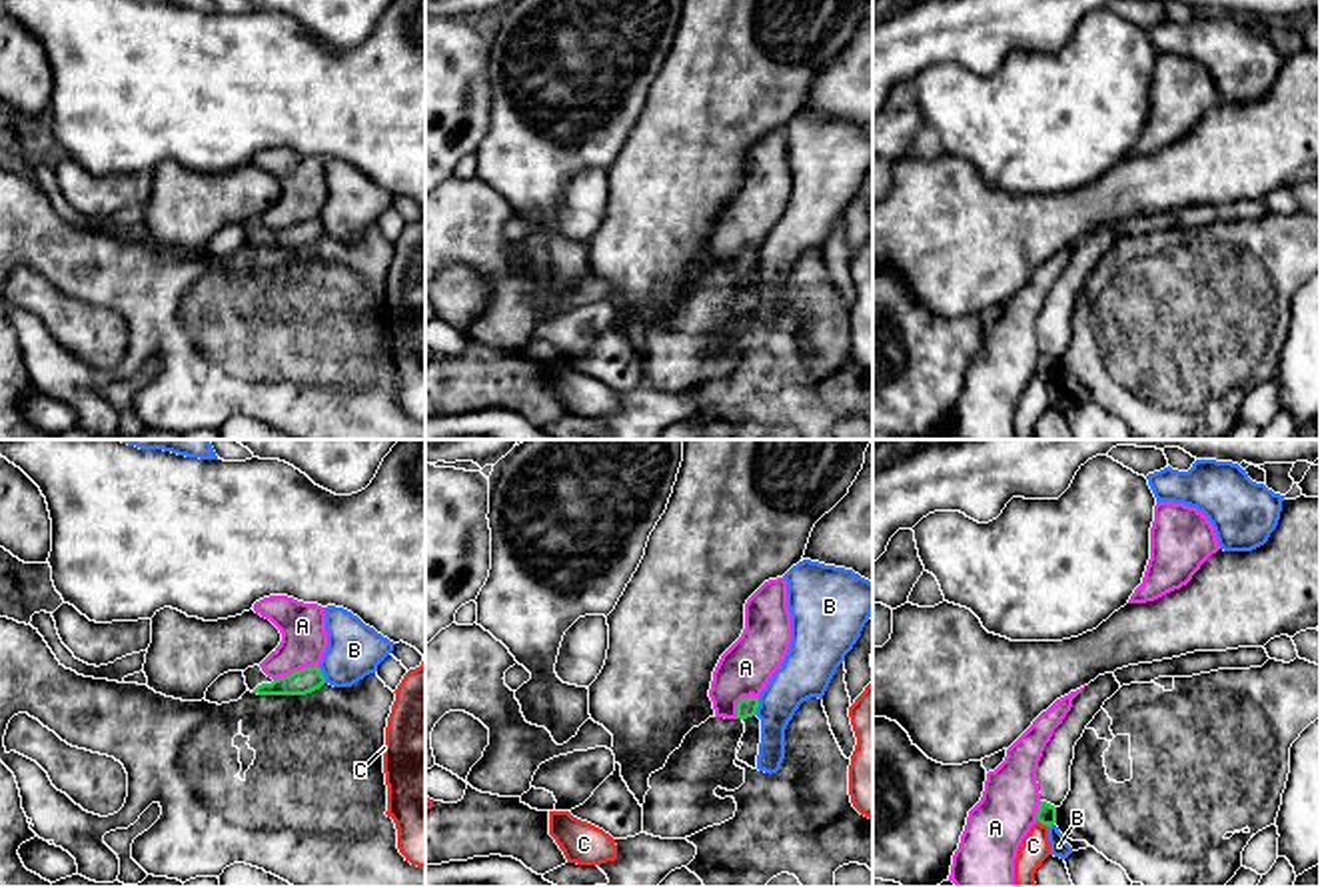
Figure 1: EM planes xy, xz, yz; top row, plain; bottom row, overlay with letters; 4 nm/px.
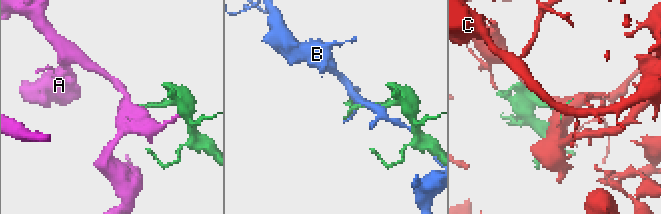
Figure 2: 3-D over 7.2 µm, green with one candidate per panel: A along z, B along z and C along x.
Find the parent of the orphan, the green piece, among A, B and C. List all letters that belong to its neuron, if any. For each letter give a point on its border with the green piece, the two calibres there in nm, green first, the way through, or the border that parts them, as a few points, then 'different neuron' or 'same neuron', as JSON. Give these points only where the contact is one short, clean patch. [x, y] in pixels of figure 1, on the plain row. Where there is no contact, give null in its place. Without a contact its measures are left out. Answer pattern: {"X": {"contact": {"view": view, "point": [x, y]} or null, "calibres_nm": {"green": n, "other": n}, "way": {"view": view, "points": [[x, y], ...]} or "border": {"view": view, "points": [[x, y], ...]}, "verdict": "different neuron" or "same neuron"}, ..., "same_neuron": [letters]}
{"A": {"contact": {"view": "xy", "point": [296, 224]}, "calibres_nm": {"green": 100, "other": 190}, "verdict": "different neuron"}, "B": {"contact": {"view": "xy", "point": [322, 226]}, "calibres_nm": {"green": 100, "other": 220}, "verdict": "different neuron"}, "C": {"contact": {"view": "yz", "point": [1043, 376]}, "calibres_nm": {"green": 80, "other": 120}, "verdict": "different neuron"}, "same_neuron": []}

